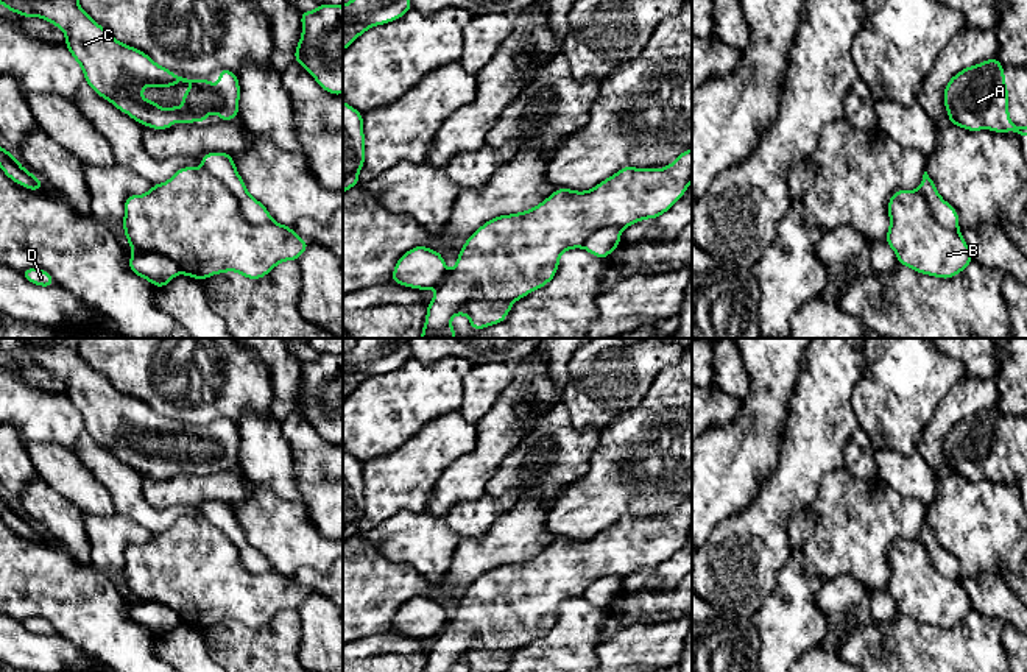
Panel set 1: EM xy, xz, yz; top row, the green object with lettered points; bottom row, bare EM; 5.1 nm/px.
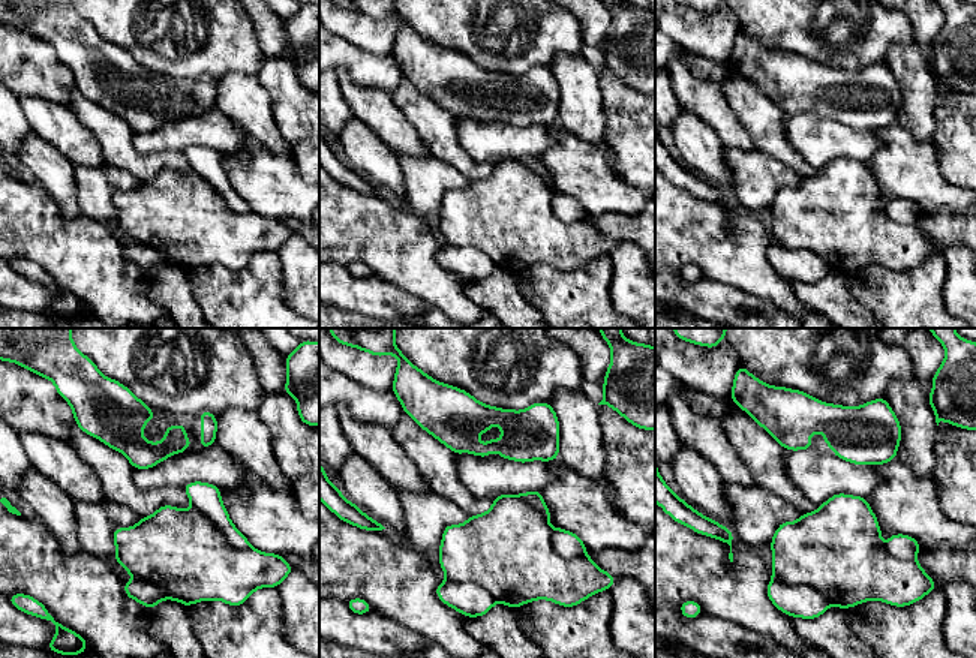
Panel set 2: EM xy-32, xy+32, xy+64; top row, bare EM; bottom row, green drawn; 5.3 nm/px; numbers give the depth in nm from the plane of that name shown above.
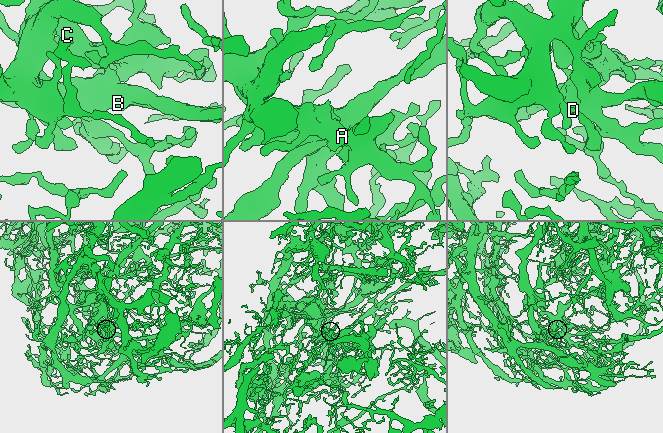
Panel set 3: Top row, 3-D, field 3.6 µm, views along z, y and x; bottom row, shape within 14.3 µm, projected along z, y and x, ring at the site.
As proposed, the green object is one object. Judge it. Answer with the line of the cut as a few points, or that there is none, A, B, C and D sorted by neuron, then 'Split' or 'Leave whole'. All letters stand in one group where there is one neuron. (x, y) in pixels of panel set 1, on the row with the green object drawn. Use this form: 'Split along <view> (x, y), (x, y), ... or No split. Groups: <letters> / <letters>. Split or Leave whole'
Split along xy (203, 166), (231, 192), (248, 222), (270, 220). Groups: A C D / B. Split

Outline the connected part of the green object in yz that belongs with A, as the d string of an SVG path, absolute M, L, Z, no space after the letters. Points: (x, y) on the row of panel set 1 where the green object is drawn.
M997 58L971 65L951 78L944 87L944 106L951 125L968 131L1015 131L1027 136L1027 126L1015 126L1008 115L1008 89Z

